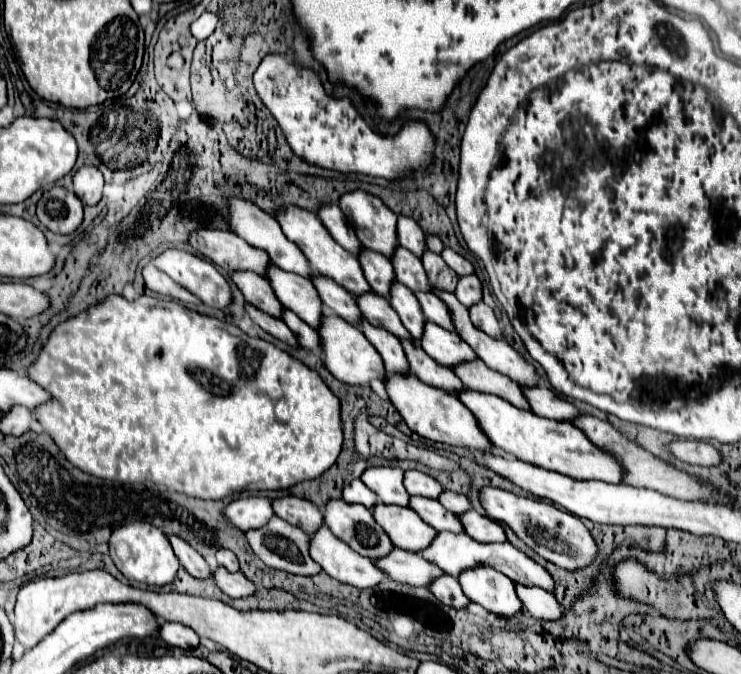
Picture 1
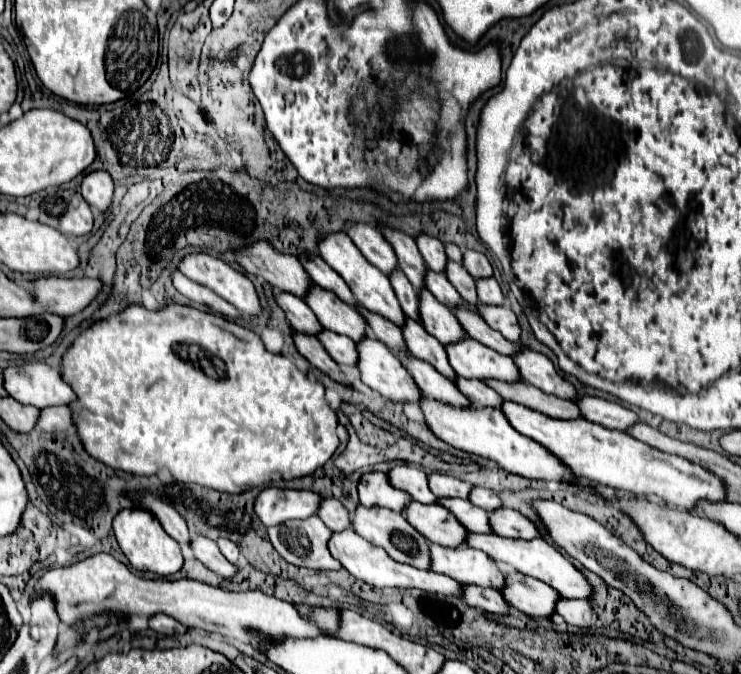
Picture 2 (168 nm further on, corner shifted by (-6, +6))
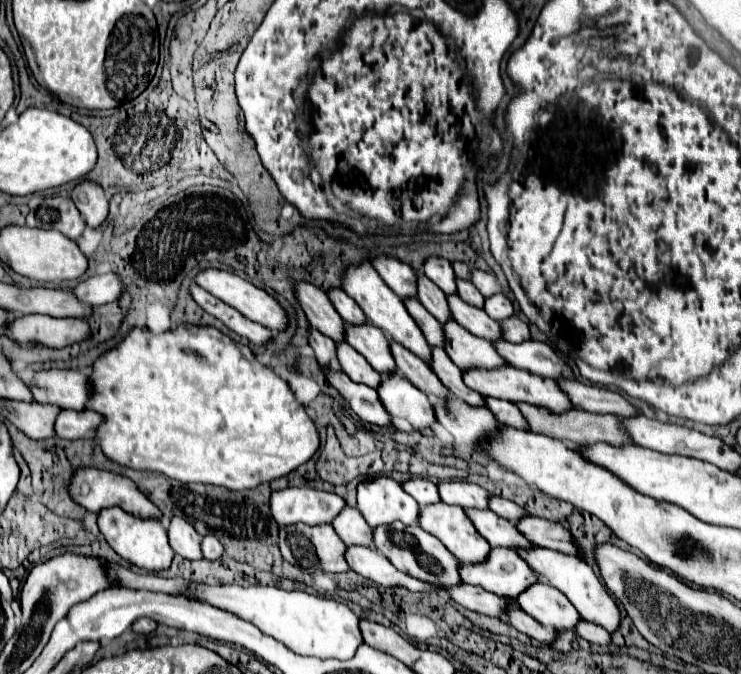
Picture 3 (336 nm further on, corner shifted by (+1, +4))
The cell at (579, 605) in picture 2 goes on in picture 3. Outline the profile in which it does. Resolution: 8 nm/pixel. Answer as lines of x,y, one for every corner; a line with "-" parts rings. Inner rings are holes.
582,621
580,625
576,625
574,629
580,637
584,637
586,641
590,643
596,643
596,645
610,645
612,643
612,635
604,629
600,629
598,625
592,625
588,621

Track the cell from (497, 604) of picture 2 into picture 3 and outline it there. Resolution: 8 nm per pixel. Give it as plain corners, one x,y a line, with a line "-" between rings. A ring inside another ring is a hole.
510,609
508,611
508,617
506,621
516,627
518,631
526,633
528,637
540,641
540,643
546,643
546,645
552,645
556,641
556,635
558,631
556,629
546,629
544,625
540,625
536,619
532,619
528,613
524,613
522,609

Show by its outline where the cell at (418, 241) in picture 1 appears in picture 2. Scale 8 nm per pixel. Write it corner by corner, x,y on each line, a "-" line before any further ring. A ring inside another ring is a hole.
417,233
415,243
425,259
425,265
433,271
443,271
443,263
447,263
447,255
443,249
443,243
437,237
431,237
427,233

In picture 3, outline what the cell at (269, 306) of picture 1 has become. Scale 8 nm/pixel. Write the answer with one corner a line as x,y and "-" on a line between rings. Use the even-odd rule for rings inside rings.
312,329
310,331
310,347
314,349
320,367
330,369
332,363
336,363
336,343
330,337
324,337
316,329

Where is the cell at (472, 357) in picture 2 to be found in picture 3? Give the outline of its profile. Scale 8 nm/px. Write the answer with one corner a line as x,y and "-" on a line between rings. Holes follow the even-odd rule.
510,367
508,369
492,369
492,373
464,373
464,383
478,391
480,395
484,397
494,397
494,399
504,399
504,401
510,401
510,403
528,403
528,405
536,405
536,407
542,407
542,409
548,409
550,413
554,415
562,415
570,409
574,409
574,405
570,403
568,395
560,389
560,385
552,379
542,379
542,377
536,377
536,375
528,375
526,371
522,369
516,369
516,367

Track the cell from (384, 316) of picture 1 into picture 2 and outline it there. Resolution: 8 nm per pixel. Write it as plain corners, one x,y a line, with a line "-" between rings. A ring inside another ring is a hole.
405,319
401,331
407,343
407,351
411,351
411,355
433,363
433,367
441,371
441,375
447,375
447,379
455,379
455,371
451,371
451,365
447,363
445,347
435,337
427,335
427,331
423,331
423,327
415,319

